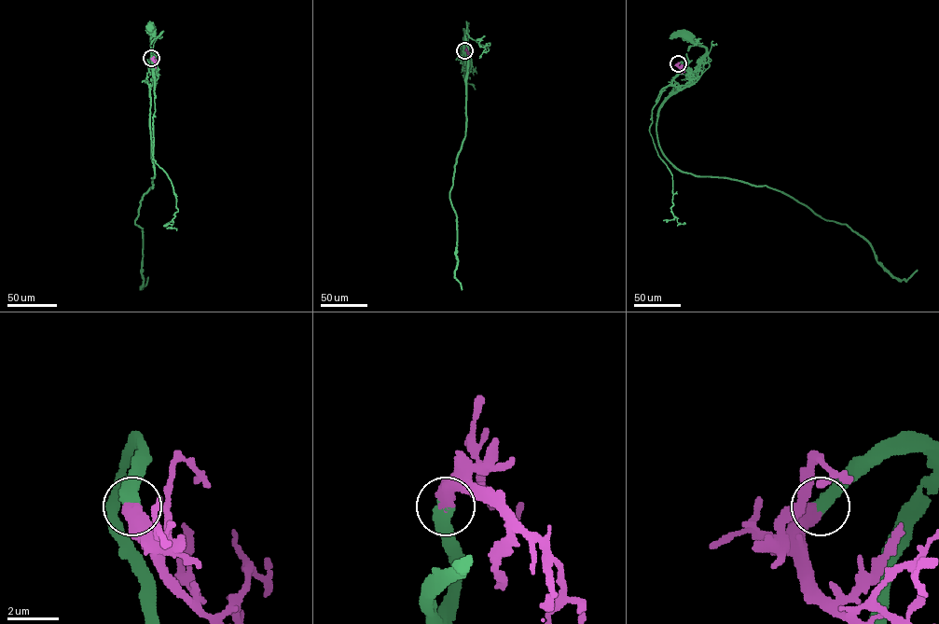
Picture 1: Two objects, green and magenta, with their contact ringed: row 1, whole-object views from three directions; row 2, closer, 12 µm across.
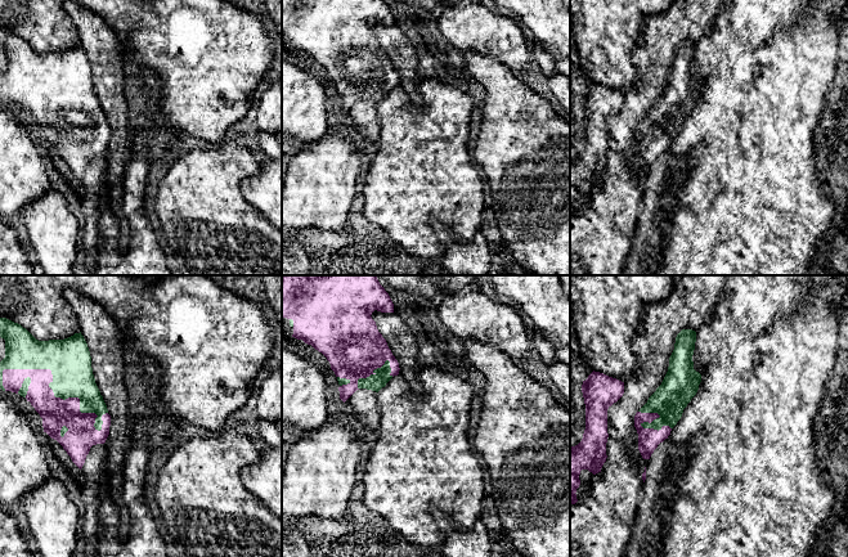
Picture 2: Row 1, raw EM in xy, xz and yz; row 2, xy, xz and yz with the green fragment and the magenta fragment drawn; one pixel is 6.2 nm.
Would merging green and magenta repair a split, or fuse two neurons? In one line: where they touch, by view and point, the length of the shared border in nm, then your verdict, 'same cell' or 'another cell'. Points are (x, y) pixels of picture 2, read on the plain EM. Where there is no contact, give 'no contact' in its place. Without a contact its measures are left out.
contact xy (54, 106); length 750 nm; same cell

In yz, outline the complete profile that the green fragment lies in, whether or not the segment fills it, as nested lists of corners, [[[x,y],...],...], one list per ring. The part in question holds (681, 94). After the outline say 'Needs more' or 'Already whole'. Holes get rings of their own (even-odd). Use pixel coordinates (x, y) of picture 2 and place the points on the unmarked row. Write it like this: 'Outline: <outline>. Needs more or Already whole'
Outline: [[[682,41],[677,46],[661,96],[634,127],[638,162],[643,171],[650,171],[658,157],[668,151],[699,102],[701,86],[694,81],[692,73],[695,54],[696,44],[692,41]]]. Needs more

